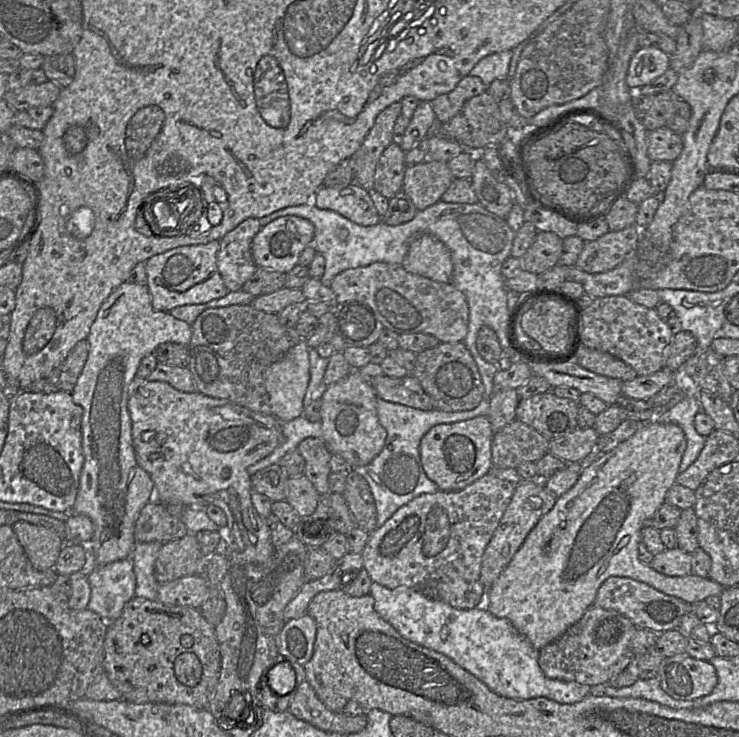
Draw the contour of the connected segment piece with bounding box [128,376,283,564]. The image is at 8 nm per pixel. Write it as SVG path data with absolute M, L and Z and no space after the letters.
M138 376L129 388L128 410L136 461L154 483L153 500L186 507L219 507L227 517L227 526L221 527L219 534L231 546L235 559L254 564L267 563L275 548L265 518L253 507L253 491L247 469L271 454L283 442L282 422L272 414L254 412L227 399L213 398L199 392L182 392L166 382Z

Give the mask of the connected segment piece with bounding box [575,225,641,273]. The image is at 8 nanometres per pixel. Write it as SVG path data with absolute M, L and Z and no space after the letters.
M636 225L609 231L596 240L585 242L575 266L588 273L600 273L618 266L638 245L641 229Z

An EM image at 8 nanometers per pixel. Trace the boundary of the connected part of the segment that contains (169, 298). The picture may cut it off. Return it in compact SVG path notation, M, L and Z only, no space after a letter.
M220 242L185 245L152 256L145 261L146 285L151 295L152 306L157 311L166 311L187 304L203 304L222 298L229 293L217 267Z

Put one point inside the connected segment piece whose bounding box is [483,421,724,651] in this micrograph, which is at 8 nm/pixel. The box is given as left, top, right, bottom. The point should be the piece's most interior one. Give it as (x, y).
(593, 531)

